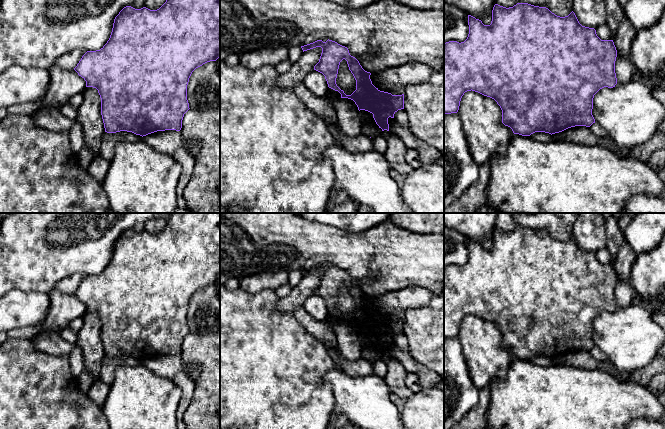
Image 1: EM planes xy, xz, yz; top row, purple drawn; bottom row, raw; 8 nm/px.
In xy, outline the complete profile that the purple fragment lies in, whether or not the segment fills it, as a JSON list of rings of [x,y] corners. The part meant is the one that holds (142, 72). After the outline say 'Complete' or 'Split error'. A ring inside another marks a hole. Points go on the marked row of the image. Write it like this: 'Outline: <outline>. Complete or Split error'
Outline: [[[166,0],[157,10],[124,7],[115,17],[107,43],[96,51],[87,51],[74,68],[86,81],[86,87],[98,90],[105,132],[132,132],[136,135],[182,128],[184,114],[190,109],[187,85],[192,72],[220,57],[220,0]]]. Complete

